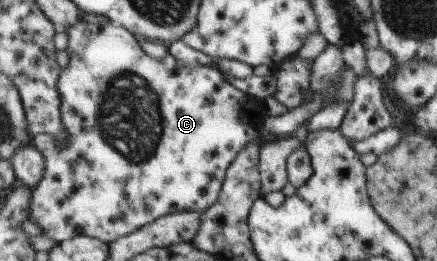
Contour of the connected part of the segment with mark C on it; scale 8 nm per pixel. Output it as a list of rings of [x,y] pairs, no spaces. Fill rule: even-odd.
[[[81,20],[65,32],[69,38],[67,54],[69,54],[70,61],[60,74],[58,89],[59,94],[62,94],[62,119],[69,131],[70,138],[59,141],[47,133],[39,133],[34,136],[35,147],[43,153],[46,162],[46,173],[43,180],[32,189],[29,220],[35,222],[43,234],[50,239],[62,243],[79,235],[89,235],[111,244],[118,238],[126,237],[161,217],[189,211],[199,213],[208,211],[219,200],[226,180],[227,169],[239,156],[241,150],[249,146],[250,142],[255,139],[261,143],[271,139],[271,134],[266,130],[264,118],[260,128],[255,126],[256,118],[254,117],[257,114],[255,97],[247,96],[247,93],[238,90],[233,84],[229,84],[226,75],[219,68],[213,68],[209,65],[185,66],[177,58],[173,59],[168,52],[166,58],[163,59],[151,57],[139,46],[139,37],[113,22],[99,26],[99,24]]]

